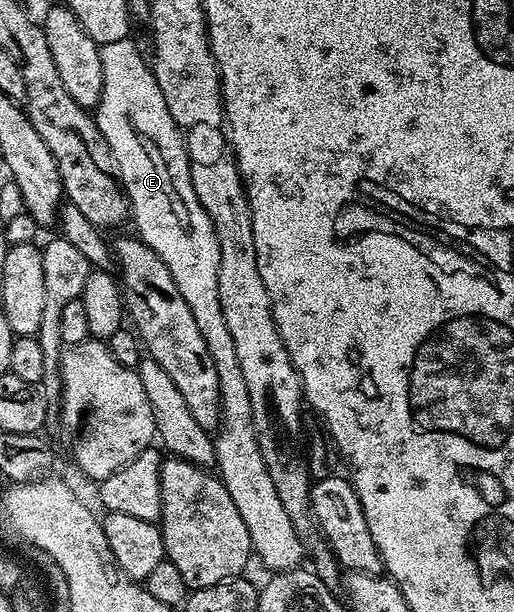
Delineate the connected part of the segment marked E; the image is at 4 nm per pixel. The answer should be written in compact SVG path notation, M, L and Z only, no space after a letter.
M125 37L121 40L113 40L113 44L105 44L99 47L101 75L104 76L104 84L101 88L97 113L94 115L95 123L101 128L101 136L105 136L105 140L113 152L115 167L119 169L119 181L123 189L126 190L127 198L131 202L131 218L133 219L133 223L135 222L136 228L139 229L136 230L138 237L143 239L146 246L153 248L153 252L157 252L157 256L161 256L161 260L165 260L165 264L173 276L173 284L177 284L178 290L181 291L181 296L185 296L185 304L189 304L189 312L193 312L193 320L197 320L197 328L201 328L201 336L205 336L205 348L209 348L209 356L213 356L213 368L217 368L217 384L219 385L219 428L213 438L215 443L215 466L217 467L218 477L222 478L229 496L233 496L233 504L237 504L237 512L241 512L241 520L245 520L245 528L249 528L251 545L257 558L260 558L268 566L268 571L293 570L302 563L299 562L302 558L304 561L305 547L303 541L300 540L293 528L293 520L289 520L289 515L285 512L284 505L281 504L281 496L277 496L277 488L273 484L273 476L269 476L267 461L261 456L261 448L259 447L257 432L253 424L253 403L249 400L249 387L245 384L245 375L241 372L241 360L237 360L237 347L233 345L233 336L229 332L229 328L225 325L225 315L221 313L221 296L217 292L217 268L221 264L221 248L217 244L217 232L213 228L213 224L209 220L205 208L201 208L201 200L197 200L197 192L193 192L193 180L189 176L191 165L187 159L187 146L183 142L183 131L179 129L179 125L173 120L173 116L169 116L169 107L165 104L165 96L161 96L161 88L155 79L155 72L152 65L148 62L148 59L147 62L143 59L142 54L131 41L130 37Z

